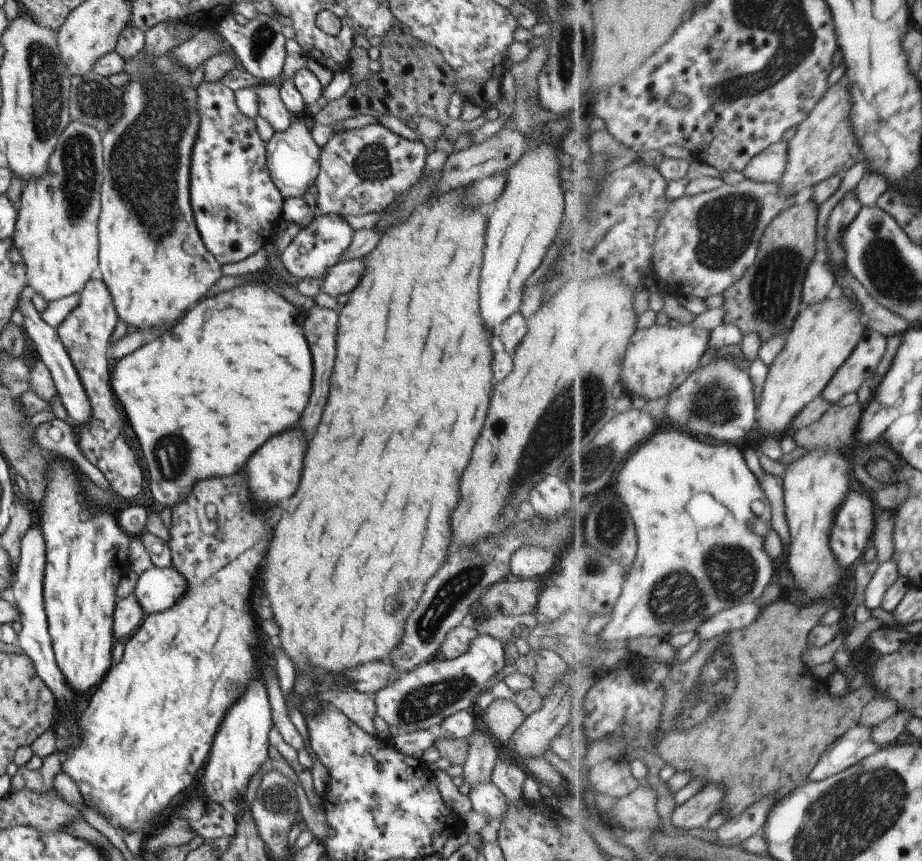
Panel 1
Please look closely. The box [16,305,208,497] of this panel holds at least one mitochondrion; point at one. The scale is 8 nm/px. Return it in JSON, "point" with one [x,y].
{"point":[171,453]}

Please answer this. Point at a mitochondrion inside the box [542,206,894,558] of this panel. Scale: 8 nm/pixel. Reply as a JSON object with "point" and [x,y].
{"point":[770,292]}

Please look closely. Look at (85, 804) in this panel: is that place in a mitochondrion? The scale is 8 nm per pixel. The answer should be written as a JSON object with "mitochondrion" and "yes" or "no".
{"mitochondrion":"no"}

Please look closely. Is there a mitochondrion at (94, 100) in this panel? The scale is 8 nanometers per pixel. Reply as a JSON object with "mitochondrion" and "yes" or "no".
{"mitochondrion":"yes"}

